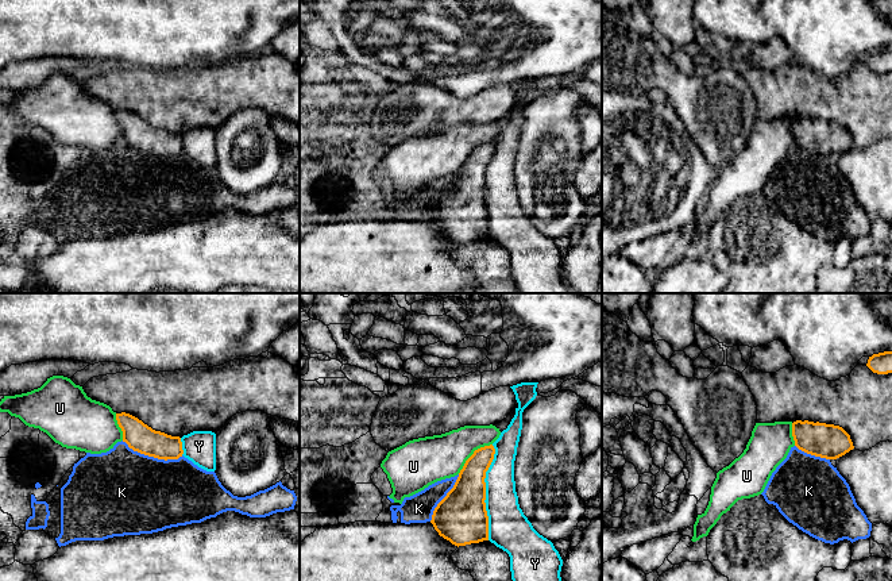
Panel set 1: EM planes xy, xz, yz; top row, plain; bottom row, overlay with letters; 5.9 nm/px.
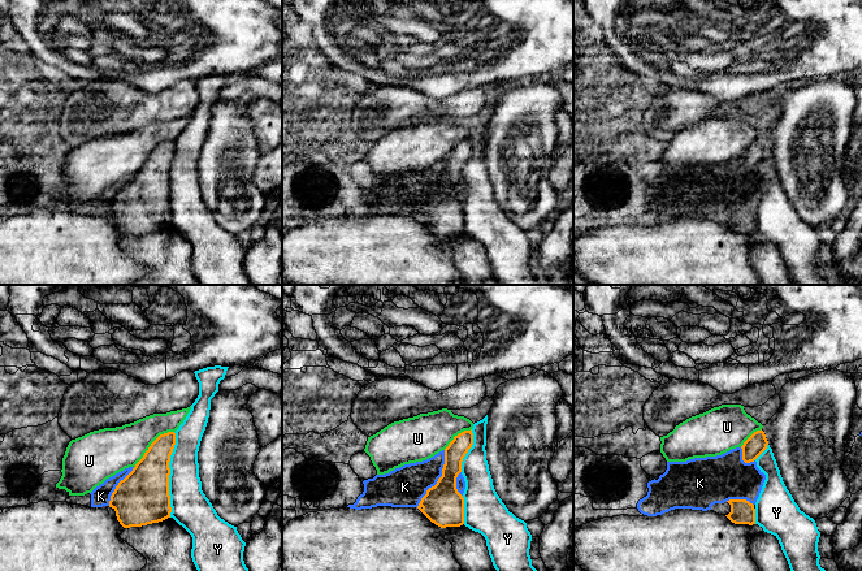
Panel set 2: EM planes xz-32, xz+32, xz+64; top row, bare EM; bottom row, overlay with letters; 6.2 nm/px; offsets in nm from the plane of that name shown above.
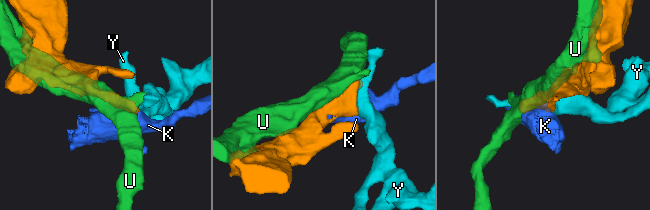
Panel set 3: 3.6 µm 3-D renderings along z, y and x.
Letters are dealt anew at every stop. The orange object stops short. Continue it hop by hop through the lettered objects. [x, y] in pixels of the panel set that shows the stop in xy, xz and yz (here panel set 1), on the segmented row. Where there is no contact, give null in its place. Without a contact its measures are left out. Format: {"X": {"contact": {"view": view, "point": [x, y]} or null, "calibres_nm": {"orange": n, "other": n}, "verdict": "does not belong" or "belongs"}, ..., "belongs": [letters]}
{"K": {"contact": {"view": "xy", "point": [153, 456]}, "calibres_nm": {"orange": 170, "other": 480}, "verdict": "does not belong"}, "U": {"contact": {"view": "xz", "point": [472, 454]}, "calibres_nm": {"orange": 200, "other": 280}, "verdict": "does not belong"}, "Y": {"contact": {"view": "xz", "point": [485, 492]}, "calibres_nm": {"orange": 300, "other": 240}, "verdict": "does not belong"}, "belongs": []}

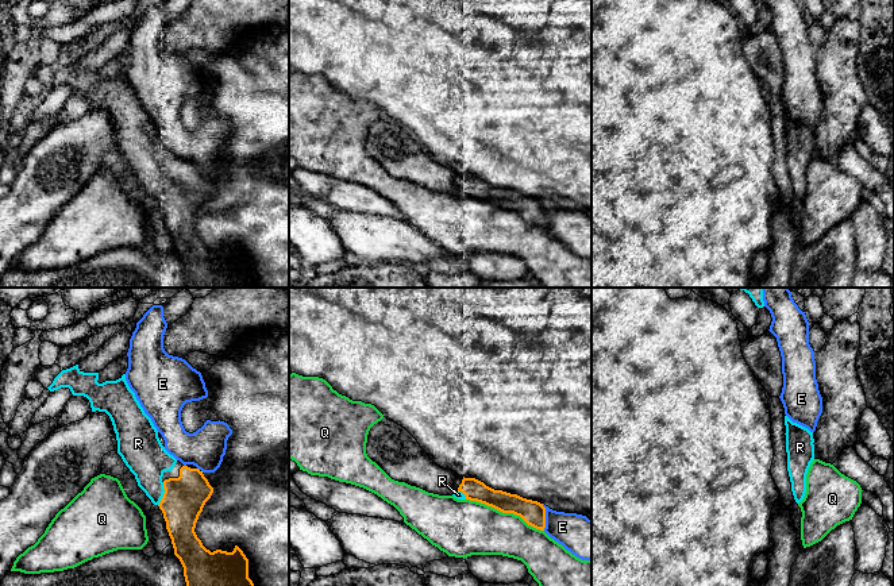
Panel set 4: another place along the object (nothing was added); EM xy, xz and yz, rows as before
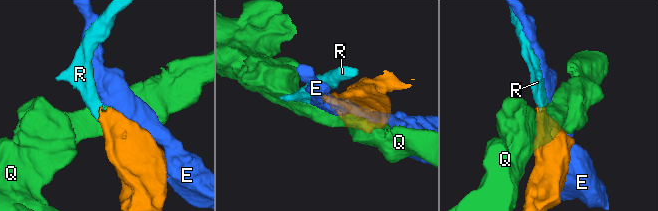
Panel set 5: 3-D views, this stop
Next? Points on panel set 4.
{"E": {"contact": {"view": "xz", "point": [544, 517]}, "calibres_nm": {"orange": 140, "other": 220}, "verdict": "does not belong"}, "Q": {"contact": {"view": "xz", "point": [505, 512]}, "calibres_nm": {"orange": 140, "other": 320}, "verdict": "does not belong"}, "R": {"contact": {"view": "xy", "point": [164, 494]}, "calibres_nm": {"orange": 260, "other": 240}, "verdict": "belongs"}, "belongs": ["R"]}

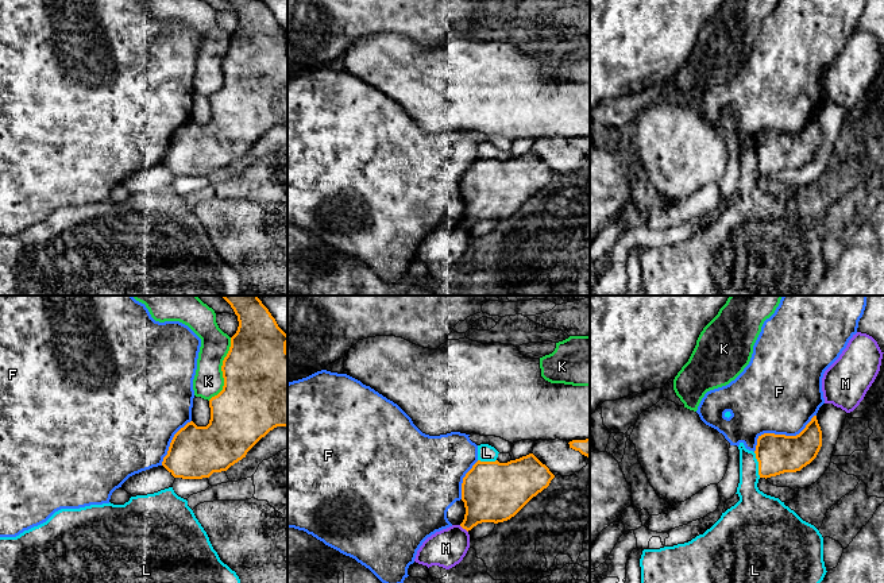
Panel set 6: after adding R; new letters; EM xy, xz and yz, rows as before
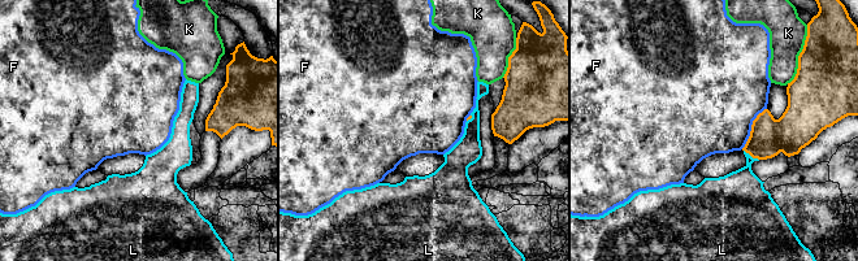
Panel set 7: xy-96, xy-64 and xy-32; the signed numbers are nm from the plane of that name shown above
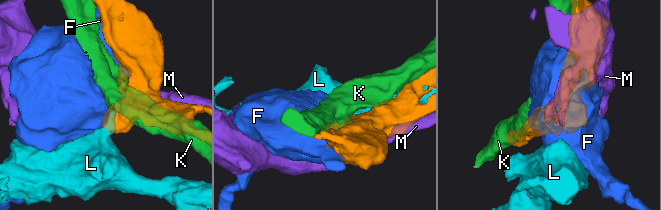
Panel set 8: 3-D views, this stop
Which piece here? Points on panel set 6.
{"F": {"contact": {"view": "yz", "point": [780, 435]}, "calibres_nm": {"orange": 240, "other": 480}, "verdict": "does not belong"}, "K": {"contact": {"view": "xy", "point": [222, 370]}, "calibres_nm": {"orange": 460, "other": 180}, "verdict": "does not belong"}, "L": {"contact": {"view": "yz", "point": [759, 464]}, "calibres_nm": {"orange": 240, "other": 200}, "verdict": "does not belong"}, "M": {"contact": {"view": "xz", "point": [463, 528]}, "calibres_nm": {"orange": 320, "other": 220}, "verdict": "does not belong"}, "belongs": []}

